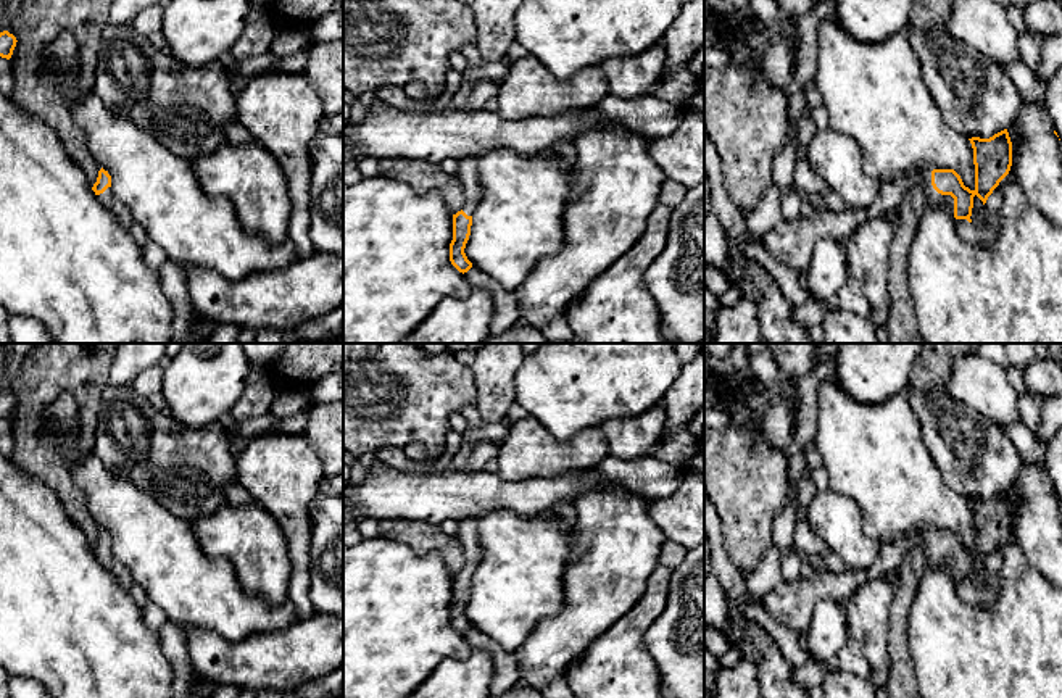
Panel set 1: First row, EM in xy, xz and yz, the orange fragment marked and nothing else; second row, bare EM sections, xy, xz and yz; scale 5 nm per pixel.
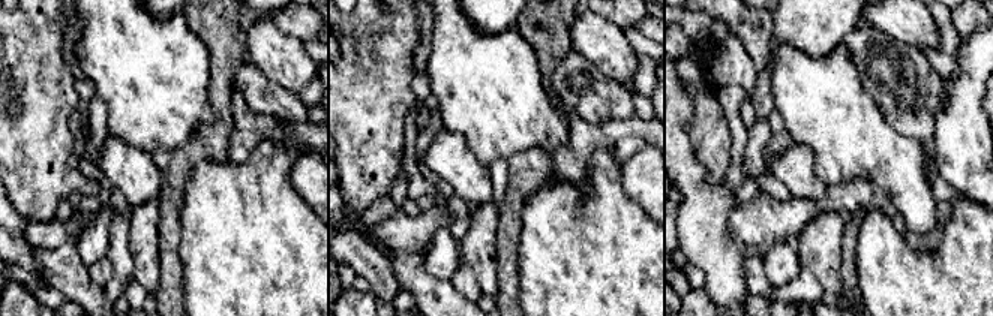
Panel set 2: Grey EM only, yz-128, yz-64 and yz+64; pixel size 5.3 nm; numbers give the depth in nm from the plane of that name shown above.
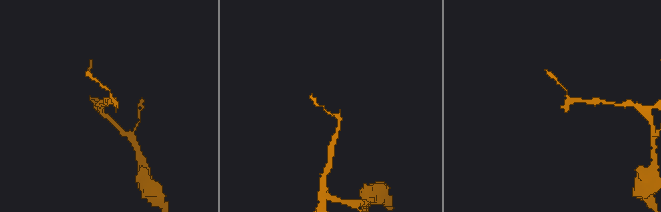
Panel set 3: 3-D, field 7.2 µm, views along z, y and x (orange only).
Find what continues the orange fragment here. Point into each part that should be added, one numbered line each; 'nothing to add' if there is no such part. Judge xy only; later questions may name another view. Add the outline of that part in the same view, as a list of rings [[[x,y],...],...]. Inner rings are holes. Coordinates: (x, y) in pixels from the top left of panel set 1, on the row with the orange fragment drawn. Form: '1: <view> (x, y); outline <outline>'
1: xy (107, 199); outline [[[108,187],[103,193],[97,195],[97,198],[103,206],[106,206],[116,216],[116,219],[121,224],[127,227],[134,224],[134,218],[129,208],[121,200],[116,198],[111,187]]]

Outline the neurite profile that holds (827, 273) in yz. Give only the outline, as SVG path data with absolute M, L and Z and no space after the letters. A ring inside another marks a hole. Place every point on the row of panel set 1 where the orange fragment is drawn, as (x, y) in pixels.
M820 240L812 251L812 260L804 276L807 289L817 298L830 300L836 297L849 279L844 243Z

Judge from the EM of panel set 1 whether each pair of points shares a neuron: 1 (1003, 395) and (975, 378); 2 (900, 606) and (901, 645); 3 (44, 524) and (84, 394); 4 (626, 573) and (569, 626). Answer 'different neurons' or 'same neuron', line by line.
1: same neuron
2: same neuron
3: different neurons
4: same neuron

